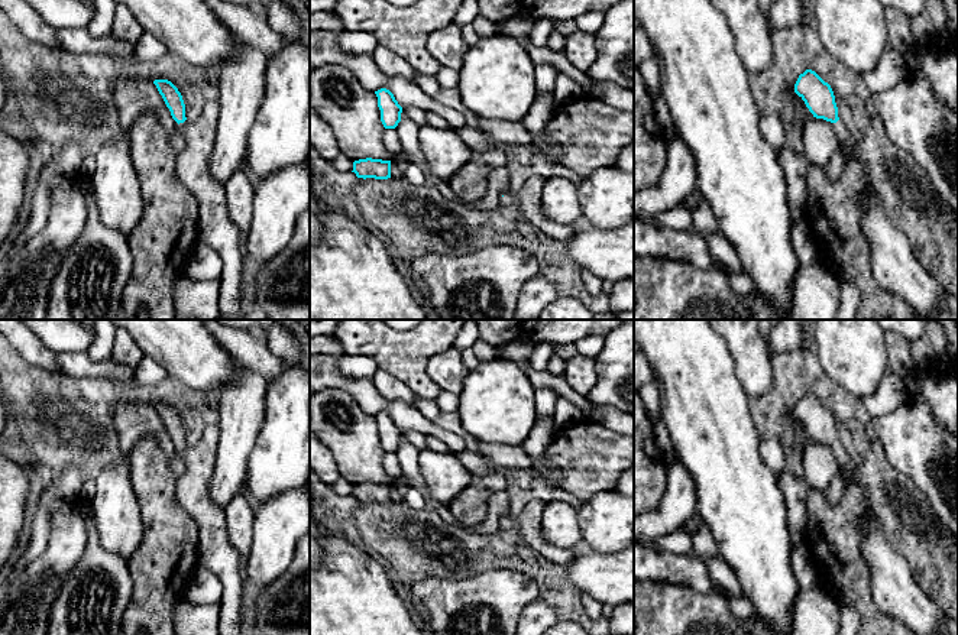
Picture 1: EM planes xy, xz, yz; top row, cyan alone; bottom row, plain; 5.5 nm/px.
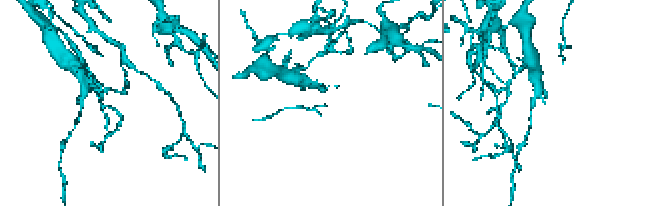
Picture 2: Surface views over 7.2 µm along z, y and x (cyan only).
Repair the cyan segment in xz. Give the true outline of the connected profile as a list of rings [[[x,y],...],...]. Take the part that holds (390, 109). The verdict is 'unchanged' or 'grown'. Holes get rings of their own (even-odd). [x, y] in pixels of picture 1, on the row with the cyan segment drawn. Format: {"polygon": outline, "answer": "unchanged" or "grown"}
{"polygon": [[[381,88],[375,91],[378,97],[378,107],[381,110],[381,122],[385,129],[395,129],[401,122],[402,107],[395,100],[394,94],[386,90]]], "answer": "unchanged"}

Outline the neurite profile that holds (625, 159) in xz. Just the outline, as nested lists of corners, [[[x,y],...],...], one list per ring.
[[[634,142],[627,145],[618,155],[615,168],[634,175]]]

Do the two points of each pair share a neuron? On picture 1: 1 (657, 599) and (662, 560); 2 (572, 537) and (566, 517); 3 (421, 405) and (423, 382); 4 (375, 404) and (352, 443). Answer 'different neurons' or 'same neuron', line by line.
1: different neurons
2: same neuron
3: different neurons
4: different neurons

